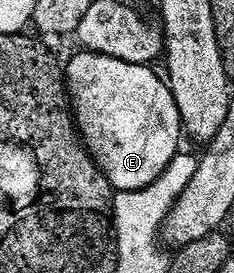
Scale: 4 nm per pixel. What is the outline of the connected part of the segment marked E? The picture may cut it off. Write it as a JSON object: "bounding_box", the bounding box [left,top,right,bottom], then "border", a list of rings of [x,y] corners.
{"bounding_box":[64,49,183,192],"border":[[[84,49],[78,50],[78,55],[74,57],[70,63],[64,68],[67,80],[67,99],[71,104],[73,118],[76,122],[78,132],[85,144],[89,154],[93,160],[97,162],[97,168],[109,178],[109,184],[113,186],[114,192],[118,191],[138,191],[139,189],[147,189],[162,173],[167,169],[167,165],[171,165],[173,159],[178,158],[179,151],[177,146],[183,140],[183,128],[181,126],[181,114],[179,113],[179,105],[175,105],[175,97],[171,93],[168,82],[164,78],[161,79],[153,72],[154,68],[149,65],[135,65],[127,61],[119,61],[115,57],[100,55],[94,51]]]}

